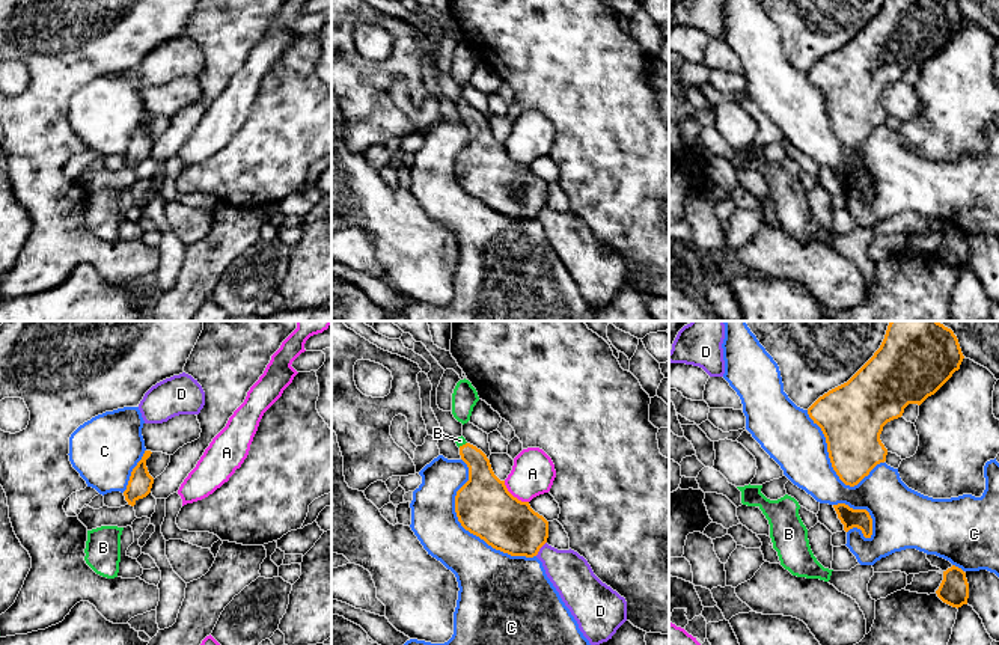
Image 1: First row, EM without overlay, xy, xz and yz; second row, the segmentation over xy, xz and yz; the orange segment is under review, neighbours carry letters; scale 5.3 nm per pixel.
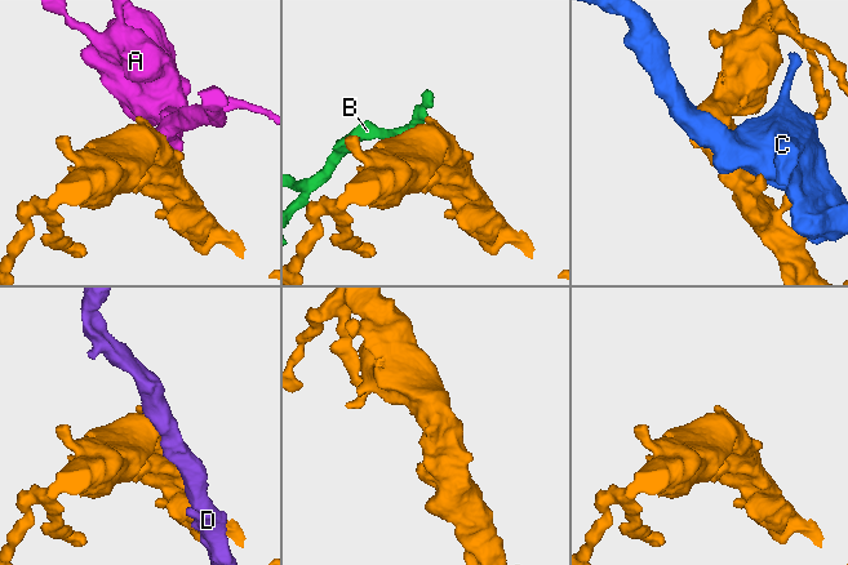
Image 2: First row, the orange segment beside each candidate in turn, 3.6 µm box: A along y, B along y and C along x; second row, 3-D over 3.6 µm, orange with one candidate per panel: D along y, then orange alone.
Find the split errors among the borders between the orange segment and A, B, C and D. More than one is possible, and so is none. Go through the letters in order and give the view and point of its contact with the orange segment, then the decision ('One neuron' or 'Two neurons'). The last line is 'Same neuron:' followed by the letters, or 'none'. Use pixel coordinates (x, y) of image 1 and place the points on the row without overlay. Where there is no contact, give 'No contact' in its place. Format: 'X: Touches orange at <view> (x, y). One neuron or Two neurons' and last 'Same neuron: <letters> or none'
A: Touches orange at xz (513, 158). Two neurons
B: Touches orange at xz (463, 107). One neuron
C: Touches orange at xz (466, 192). Two neurons
D: Touches orange at xz (540, 210). Two neurons
Same neuron: B

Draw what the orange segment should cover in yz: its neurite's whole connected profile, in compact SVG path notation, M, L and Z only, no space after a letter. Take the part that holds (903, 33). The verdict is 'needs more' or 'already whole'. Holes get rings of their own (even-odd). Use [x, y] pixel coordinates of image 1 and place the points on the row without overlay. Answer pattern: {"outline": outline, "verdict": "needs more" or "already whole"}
{"outline": "M884 0L874 18L847 45L829 53L808 71L809 80L826 99L832 130L845 148L857 148L877 127L886 124L887 112L880 102L883 89L901 80L909 66L921 68L934 57L960 32L963 21L957 0Z", "verdict": "already whole"}

